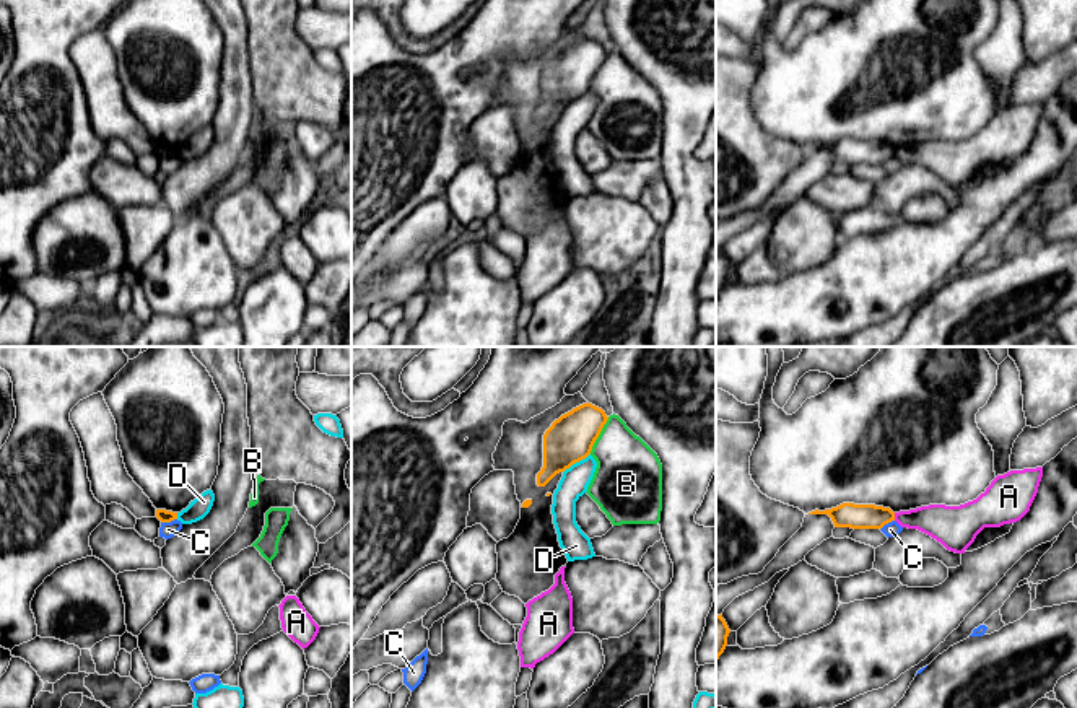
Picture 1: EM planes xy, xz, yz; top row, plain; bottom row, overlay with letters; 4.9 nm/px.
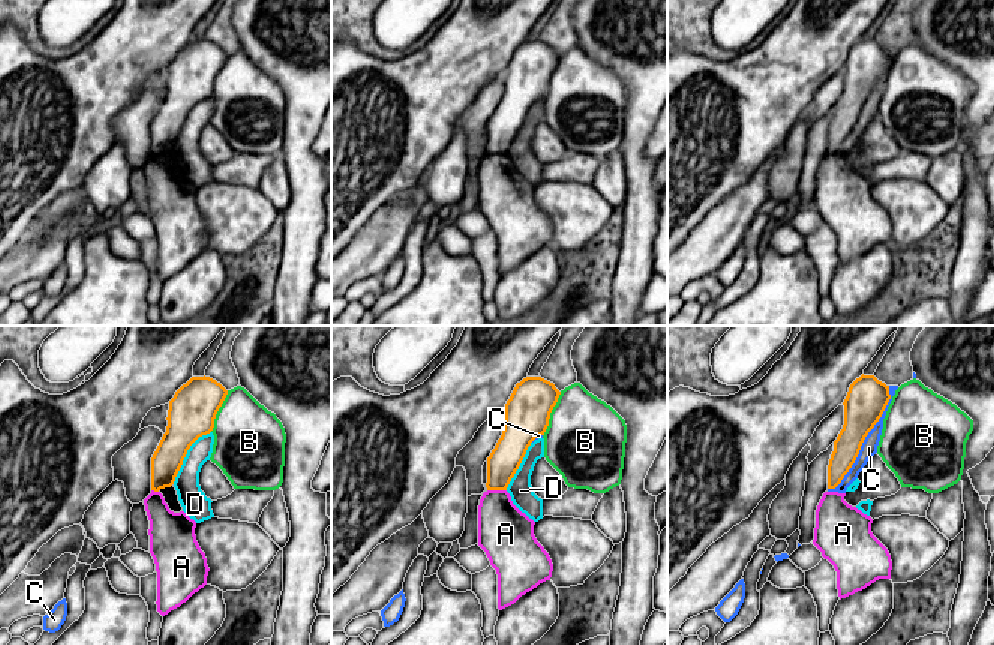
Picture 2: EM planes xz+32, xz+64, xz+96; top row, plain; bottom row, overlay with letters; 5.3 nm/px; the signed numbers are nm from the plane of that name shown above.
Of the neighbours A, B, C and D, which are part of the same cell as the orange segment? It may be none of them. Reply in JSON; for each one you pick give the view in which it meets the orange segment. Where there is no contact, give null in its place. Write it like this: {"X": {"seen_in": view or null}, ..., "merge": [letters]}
{"merge": []}

